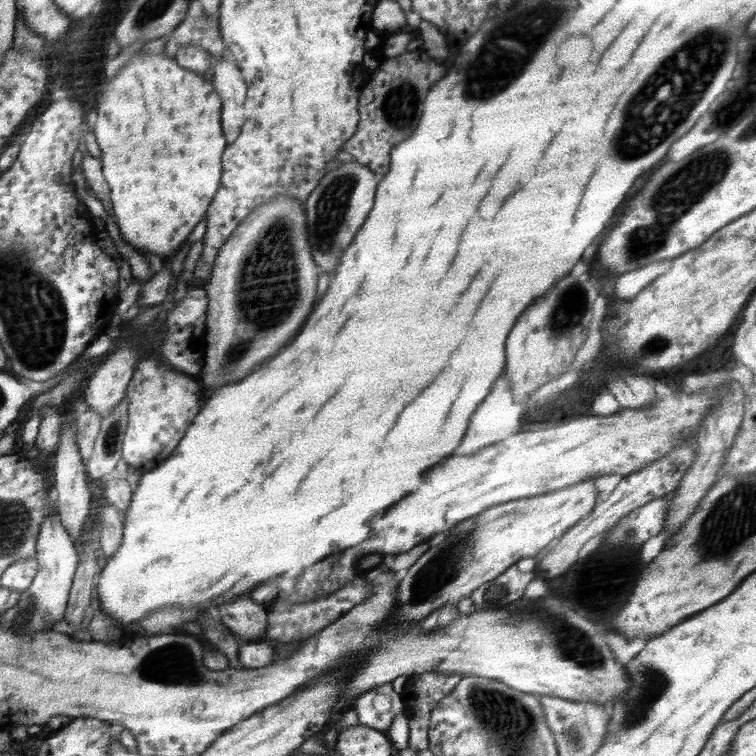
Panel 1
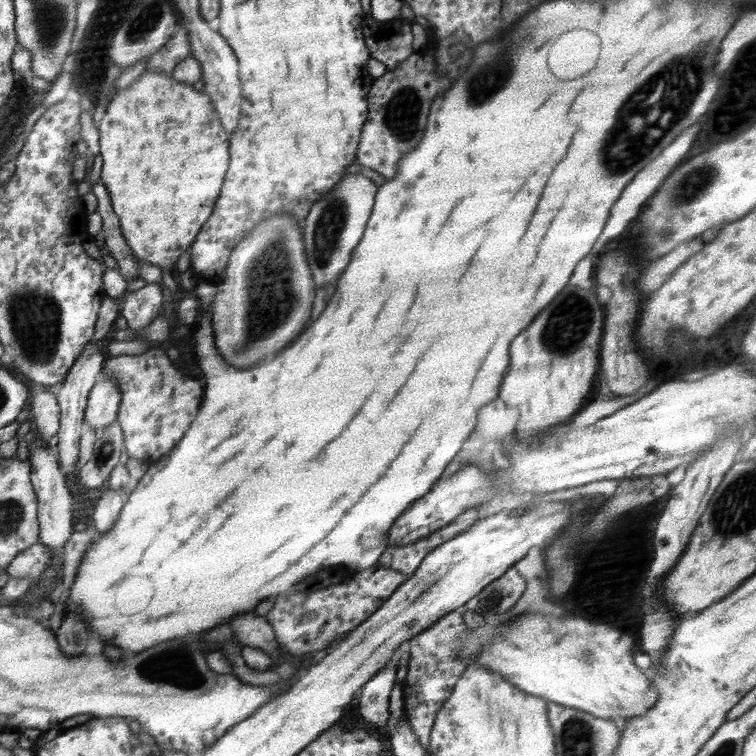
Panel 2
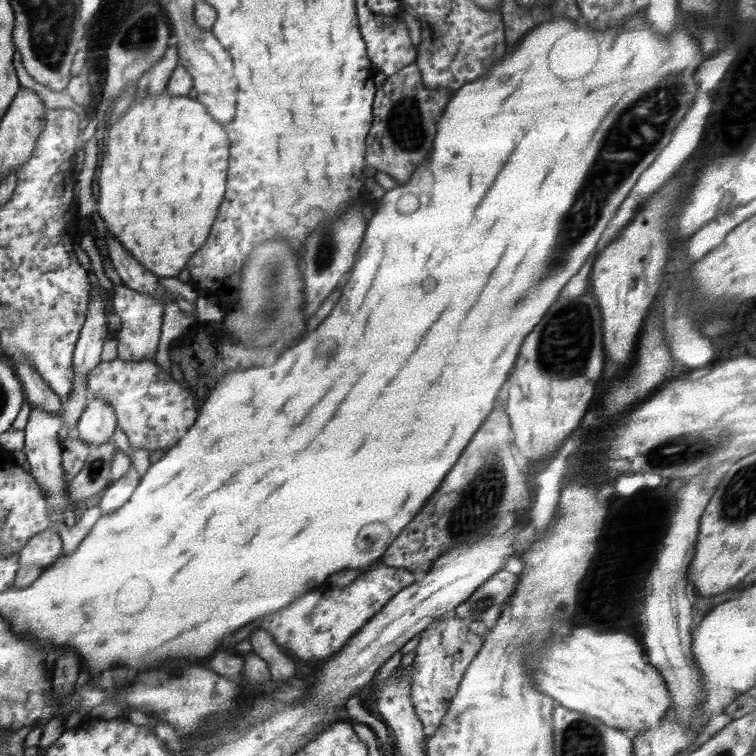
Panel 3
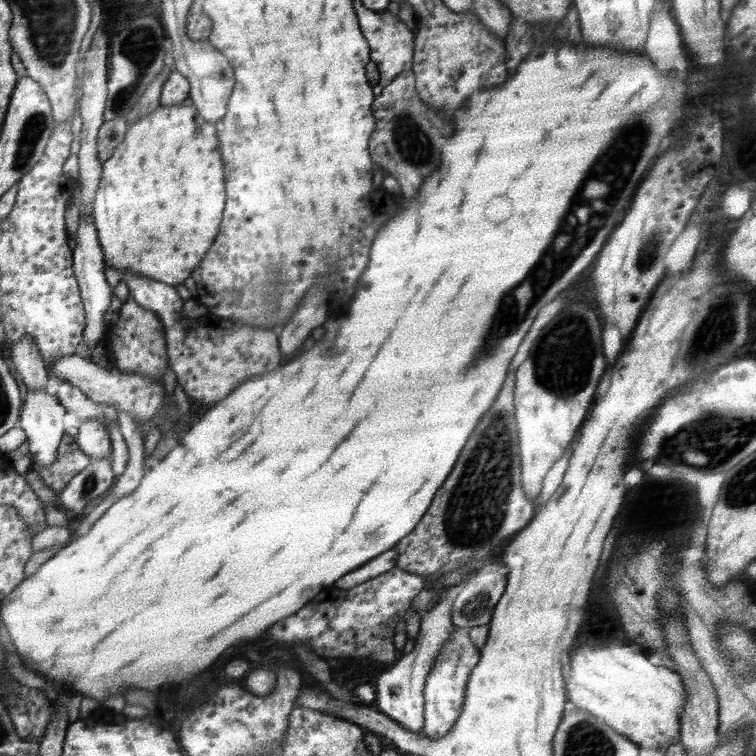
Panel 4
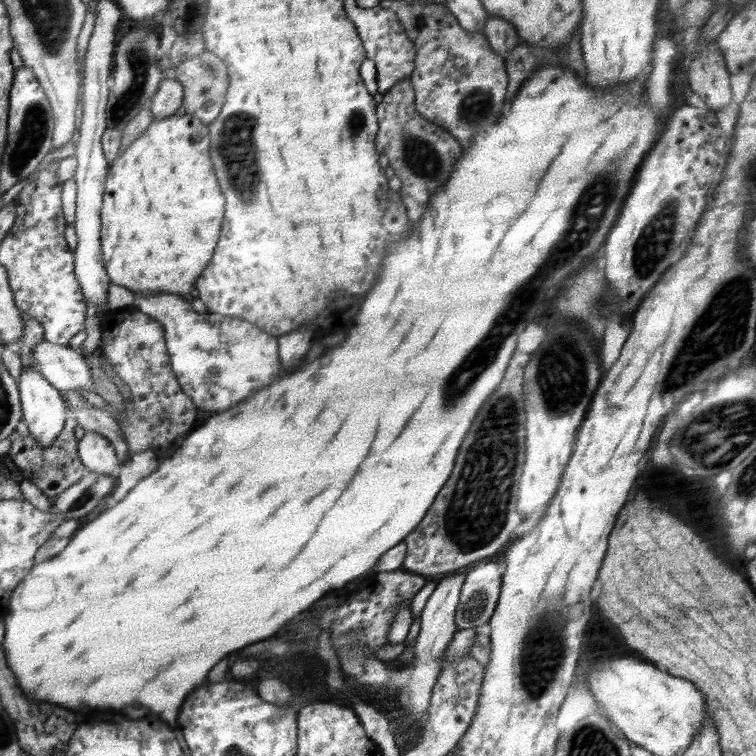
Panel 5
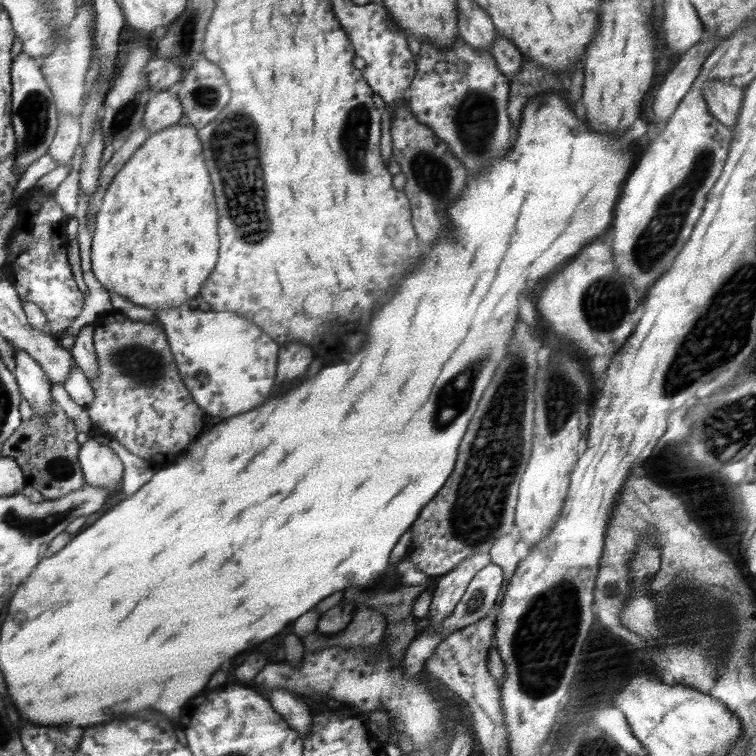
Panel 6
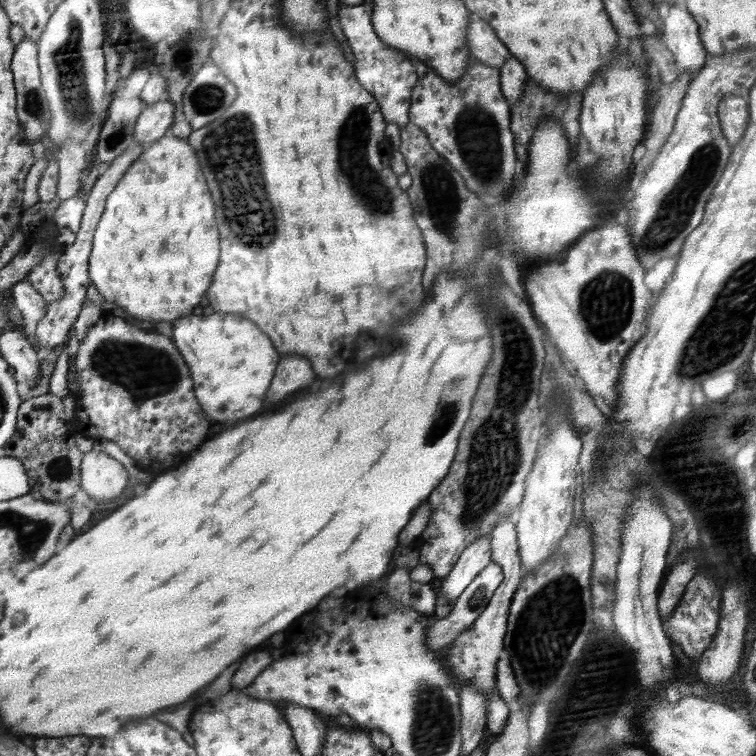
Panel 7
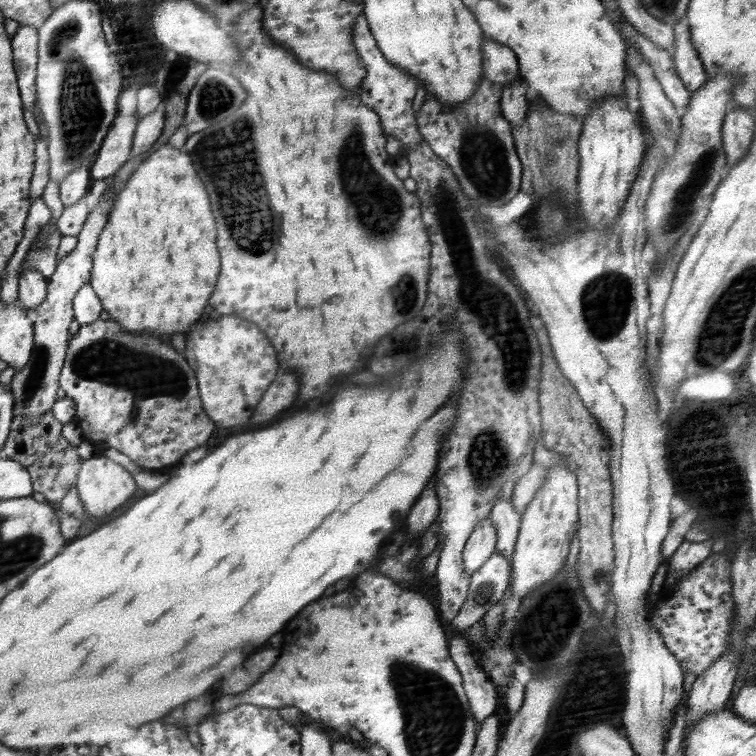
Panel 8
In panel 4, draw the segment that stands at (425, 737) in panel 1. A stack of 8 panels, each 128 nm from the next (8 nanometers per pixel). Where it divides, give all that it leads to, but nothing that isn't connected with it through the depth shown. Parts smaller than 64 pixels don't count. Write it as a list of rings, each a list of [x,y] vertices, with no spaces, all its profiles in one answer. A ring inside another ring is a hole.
[[[454,626],[450,637],[444,641],[438,656],[434,659],[432,671],[426,676],[426,685],[424,685],[425,721],[421,731],[424,736],[438,739],[438,737],[442,737],[452,730],[452,726],[456,724],[456,719],[460,715],[460,709],[464,705],[464,693],[466,693],[468,677],[470,677],[470,673],[472,673],[472,669],[478,663],[480,657],[481,650],[472,643],[469,629]]]

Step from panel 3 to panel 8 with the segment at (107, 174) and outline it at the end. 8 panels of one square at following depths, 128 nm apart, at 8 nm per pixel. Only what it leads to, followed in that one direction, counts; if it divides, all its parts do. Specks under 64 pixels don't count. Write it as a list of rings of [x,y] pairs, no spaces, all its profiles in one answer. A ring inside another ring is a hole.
[[[168,143],[162,145],[150,157],[146,158],[133,171],[133,174],[134,176],[130,176],[130,179],[126,182],[126,186],[120,189],[118,196],[115,196],[116,210],[111,209],[107,226],[100,233],[99,242],[95,250],[95,262],[91,270],[90,286],[92,286],[96,295],[100,297],[102,308],[110,314],[110,319],[119,322],[125,331],[140,332],[140,334],[146,332],[148,334],[148,328],[150,328],[152,336],[156,336],[156,334],[172,334],[172,332],[186,332],[202,316],[202,310],[204,310],[204,306],[206,306],[206,302],[208,302],[208,298],[210,298],[210,294],[212,294],[212,290],[216,286],[216,278],[218,278],[218,272],[220,272],[220,258],[218,258],[218,248],[216,248],[216,222],[214,222],[214,216],[210,212],[208,194],[204,190],[202,180],[196,176],[196,170],[192,166],[190,156]]]

